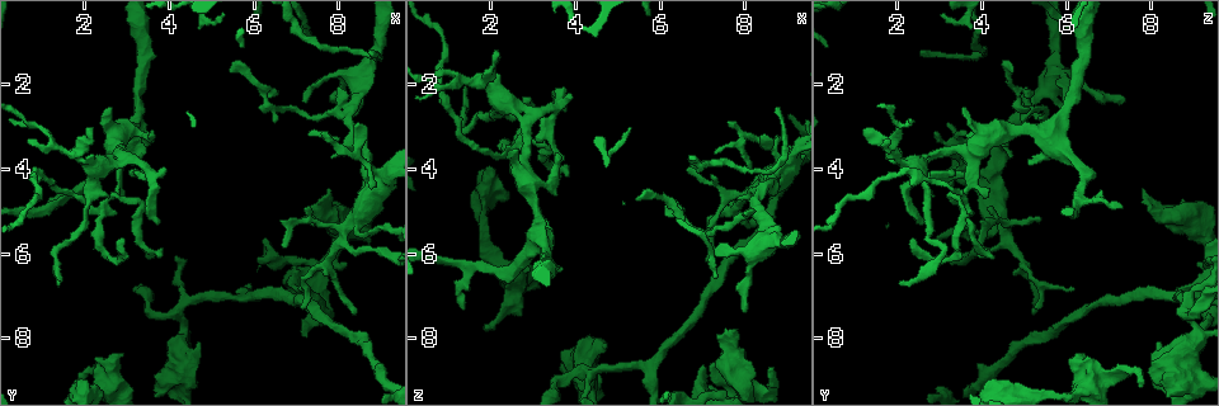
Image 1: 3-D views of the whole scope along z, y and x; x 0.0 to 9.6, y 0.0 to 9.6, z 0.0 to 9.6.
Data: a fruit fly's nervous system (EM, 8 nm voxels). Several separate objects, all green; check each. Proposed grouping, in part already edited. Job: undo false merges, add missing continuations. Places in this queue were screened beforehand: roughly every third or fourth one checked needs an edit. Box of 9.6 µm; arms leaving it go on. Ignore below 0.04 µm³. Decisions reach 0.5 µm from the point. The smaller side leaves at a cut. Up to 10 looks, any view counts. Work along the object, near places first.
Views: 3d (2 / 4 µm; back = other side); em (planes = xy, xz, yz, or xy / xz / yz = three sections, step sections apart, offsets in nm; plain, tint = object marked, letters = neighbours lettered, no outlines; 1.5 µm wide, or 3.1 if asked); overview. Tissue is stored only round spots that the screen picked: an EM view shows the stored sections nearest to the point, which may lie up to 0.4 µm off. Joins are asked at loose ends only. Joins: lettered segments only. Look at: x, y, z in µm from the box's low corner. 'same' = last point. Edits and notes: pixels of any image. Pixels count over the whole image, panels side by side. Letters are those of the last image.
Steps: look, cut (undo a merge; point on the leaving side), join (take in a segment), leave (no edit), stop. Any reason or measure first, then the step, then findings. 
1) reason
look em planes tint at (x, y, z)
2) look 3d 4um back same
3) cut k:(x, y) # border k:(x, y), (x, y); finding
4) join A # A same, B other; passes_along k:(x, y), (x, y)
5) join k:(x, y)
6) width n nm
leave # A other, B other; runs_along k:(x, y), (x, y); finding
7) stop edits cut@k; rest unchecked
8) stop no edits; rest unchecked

free end
look em planes letters at (2.90, 8.40, 6.40)

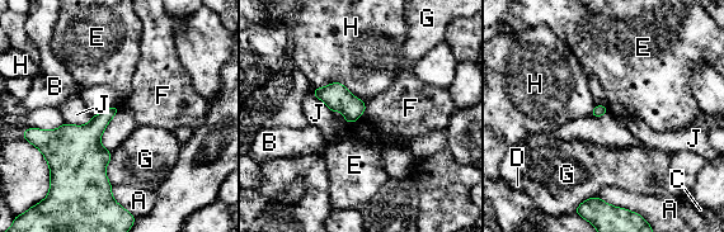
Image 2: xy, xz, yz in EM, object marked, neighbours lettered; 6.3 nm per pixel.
longest_contact H 340 nm
leave # A other, B other, C other, D other, E other, F other, G other, H other, J other; no lettered segment goes on from it

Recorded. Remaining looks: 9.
calibre changes
look em planes tint at (1.75, 3.55, 2.05)

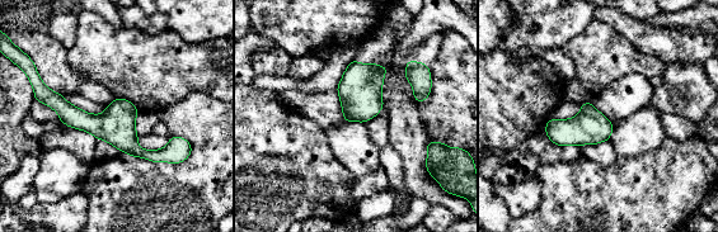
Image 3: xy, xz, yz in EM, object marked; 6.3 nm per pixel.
what lies round it
look em planes letters same

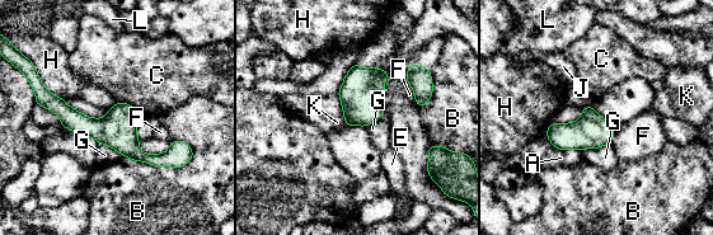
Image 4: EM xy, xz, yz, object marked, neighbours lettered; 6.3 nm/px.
width 180 nm
leave # A other, B other, C other, E other, F other, G other, H other, J other, K other, L other; border 4:(117, 102), (131, 104), (140, 114); all the same neuron

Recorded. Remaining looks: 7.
free end
look 3d 4um at (7.70, 3.15, 2.85)

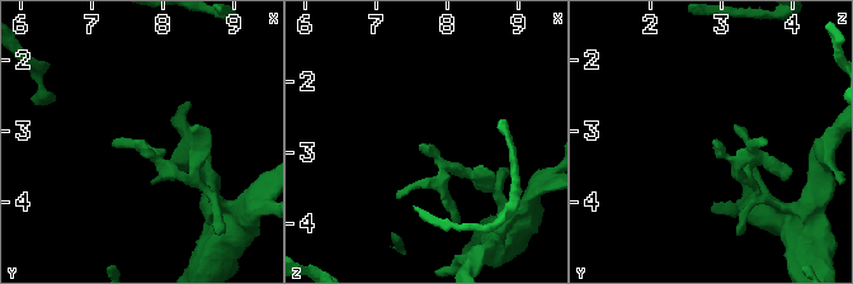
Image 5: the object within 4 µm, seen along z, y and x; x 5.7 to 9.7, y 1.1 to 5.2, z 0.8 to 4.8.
need the tissue
look em planes letters at (7.65, 3.10, 2.85)

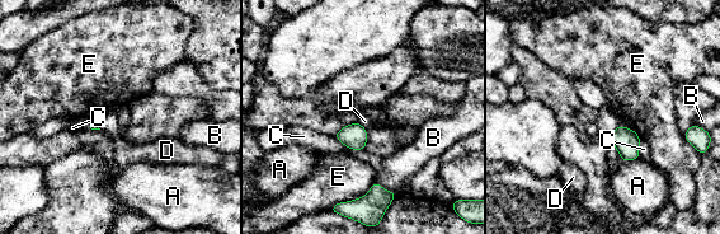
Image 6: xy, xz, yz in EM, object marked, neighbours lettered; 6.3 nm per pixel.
leave # A other, B other, C other, D other, E other; border 6:(373, 179), (366, 193), (348, 201); none of them fits

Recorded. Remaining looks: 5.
thin end
look 3d 4um at (5.45, 1.75, 4.70)

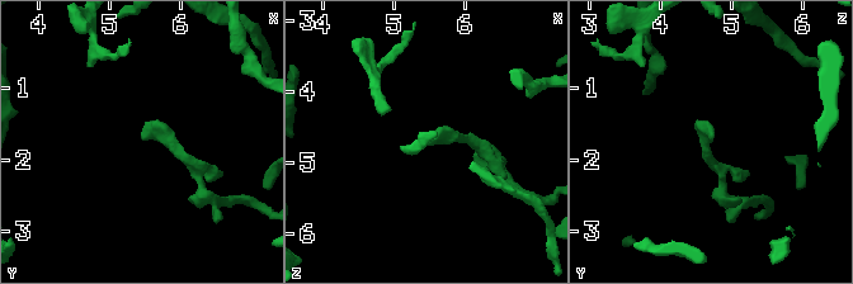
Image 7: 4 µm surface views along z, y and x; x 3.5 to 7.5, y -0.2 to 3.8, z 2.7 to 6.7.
now the EM
look em planes letters at (5.50, 1.75, 4.75)

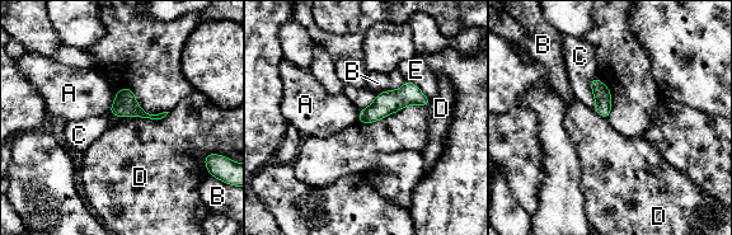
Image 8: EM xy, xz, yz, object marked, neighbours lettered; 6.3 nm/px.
leave # A other, B other, C other, D other, E other; border 8:(169, 112), (156, 120), (142, 118); none of them fits

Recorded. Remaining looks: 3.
stop no edits; rest unchecked

